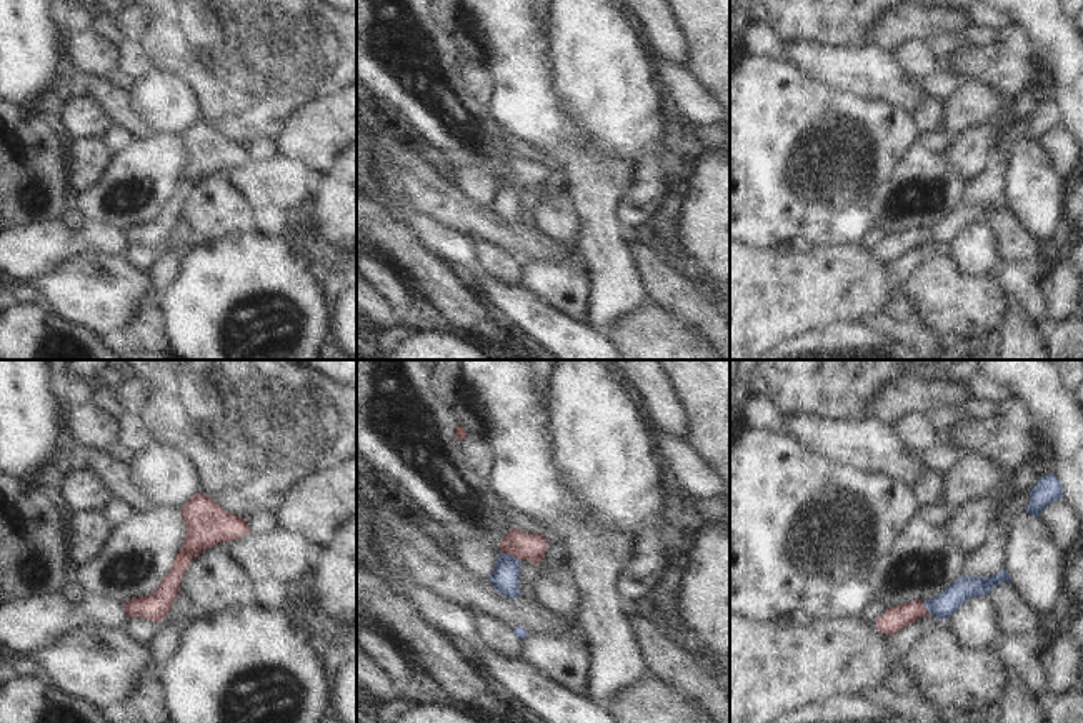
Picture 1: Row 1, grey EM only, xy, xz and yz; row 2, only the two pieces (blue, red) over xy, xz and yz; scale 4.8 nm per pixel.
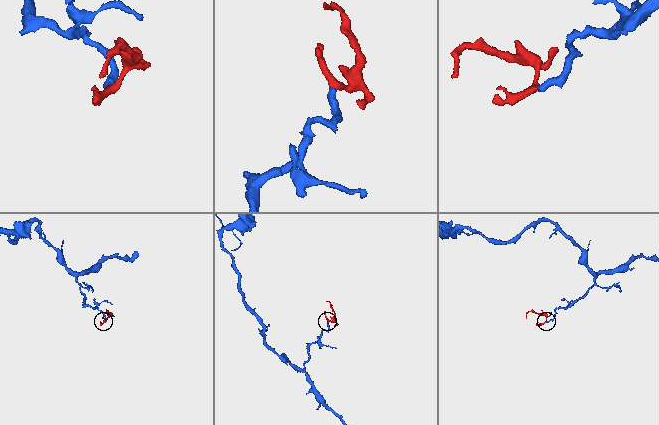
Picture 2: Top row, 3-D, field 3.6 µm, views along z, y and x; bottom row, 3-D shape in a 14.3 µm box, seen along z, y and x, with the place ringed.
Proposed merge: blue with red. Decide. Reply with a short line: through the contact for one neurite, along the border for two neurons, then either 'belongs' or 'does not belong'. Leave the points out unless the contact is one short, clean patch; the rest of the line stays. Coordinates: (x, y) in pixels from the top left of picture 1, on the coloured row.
line xz (505, 578), (510, 555), (522, 545); belongs

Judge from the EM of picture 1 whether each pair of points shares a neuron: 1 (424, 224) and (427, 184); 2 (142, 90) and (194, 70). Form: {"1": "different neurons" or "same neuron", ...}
{"1": "different neurons", "2": "different neurons"}

